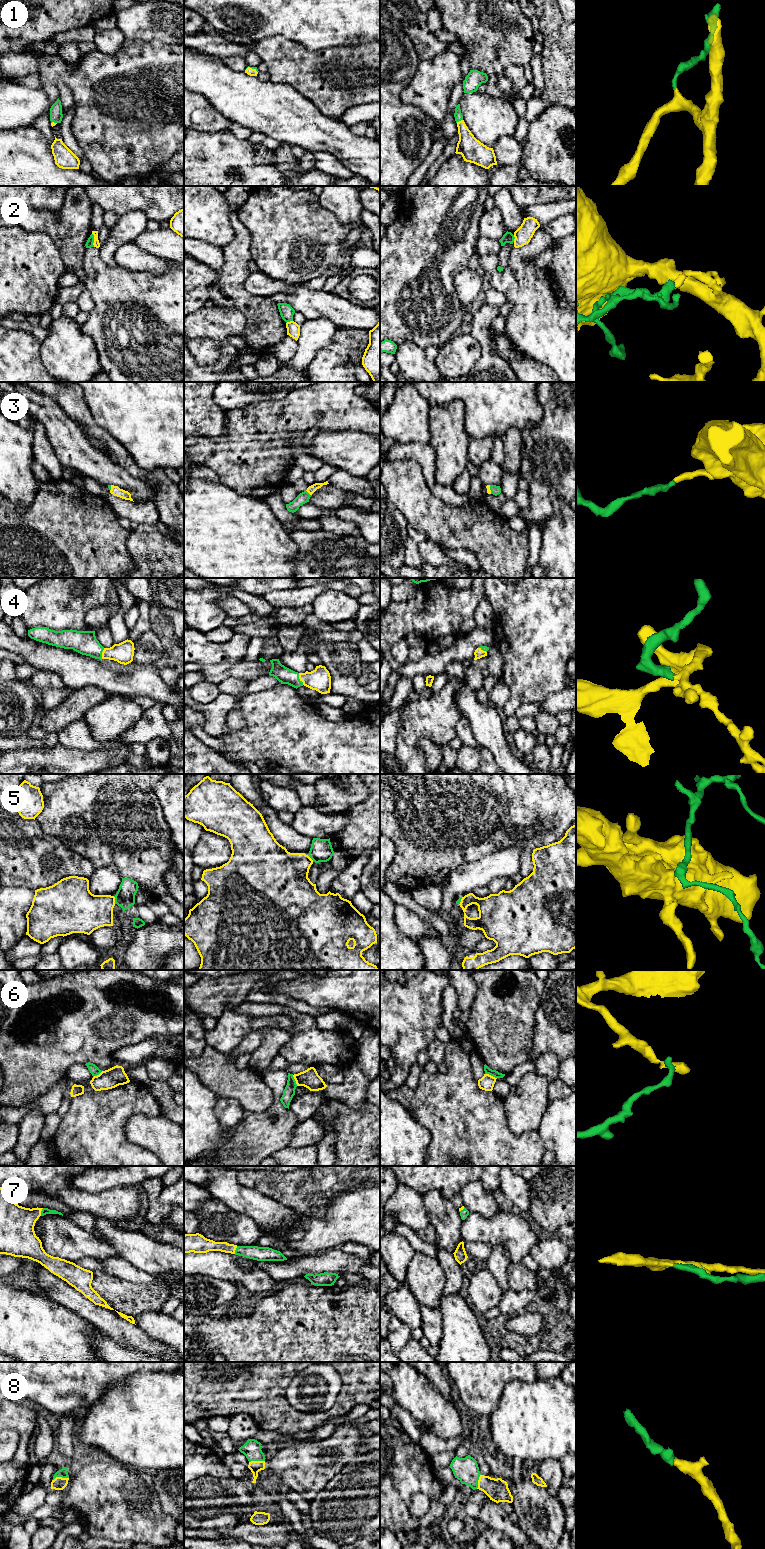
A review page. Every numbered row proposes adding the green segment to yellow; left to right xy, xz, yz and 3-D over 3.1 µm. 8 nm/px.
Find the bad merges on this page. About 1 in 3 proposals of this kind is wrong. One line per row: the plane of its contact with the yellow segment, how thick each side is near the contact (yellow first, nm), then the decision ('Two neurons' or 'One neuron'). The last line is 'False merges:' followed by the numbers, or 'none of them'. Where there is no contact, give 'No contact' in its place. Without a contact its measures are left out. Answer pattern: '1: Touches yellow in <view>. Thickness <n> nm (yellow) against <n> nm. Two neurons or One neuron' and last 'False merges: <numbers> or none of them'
1: Touches yellow in yz. Thickness 190 nm (yellow) against 70 nm. One neuron
2: Touches yellow in xy. Thickness 50 nm (yellow) against 60 nm. Two neurons
3: Touches yellow in xz. Thickness 70 nm (yellow) against 90 nm. One neuron
4: Touches yellow in xz. Thickness 180 nm (yellow) against 130 nm. One neuron
5: Touches yellow in xy. Thickness 320 nm (yellow) against 160 nm. Two neurons
6: Touches yellow in yz. Thickness 120 nm (yellow) against 60 nm. Two neurons
7: Touches yellow in xy. Thickness 280 nm (yellow) against 50 nm. One neuron
8: Touches yellow in xy. Thickness 110 nm (yellow) against 70 nm. One neuron
False merges: 2, 5, 6

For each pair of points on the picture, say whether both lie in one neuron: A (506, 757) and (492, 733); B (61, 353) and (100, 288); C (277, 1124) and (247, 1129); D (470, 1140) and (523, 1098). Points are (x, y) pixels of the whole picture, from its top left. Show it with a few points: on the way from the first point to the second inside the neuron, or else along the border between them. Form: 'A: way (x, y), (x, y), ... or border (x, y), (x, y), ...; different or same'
A: way (501, 751), (494, 739); same
B: border (80, 325), (80, 329), (92, 339), (94, 344); different
C: way (270, 1129), (254, 1129); same
D: border (502, 1099), (508, 1128), (514, 1134); different

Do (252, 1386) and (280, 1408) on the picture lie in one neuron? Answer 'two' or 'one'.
one

